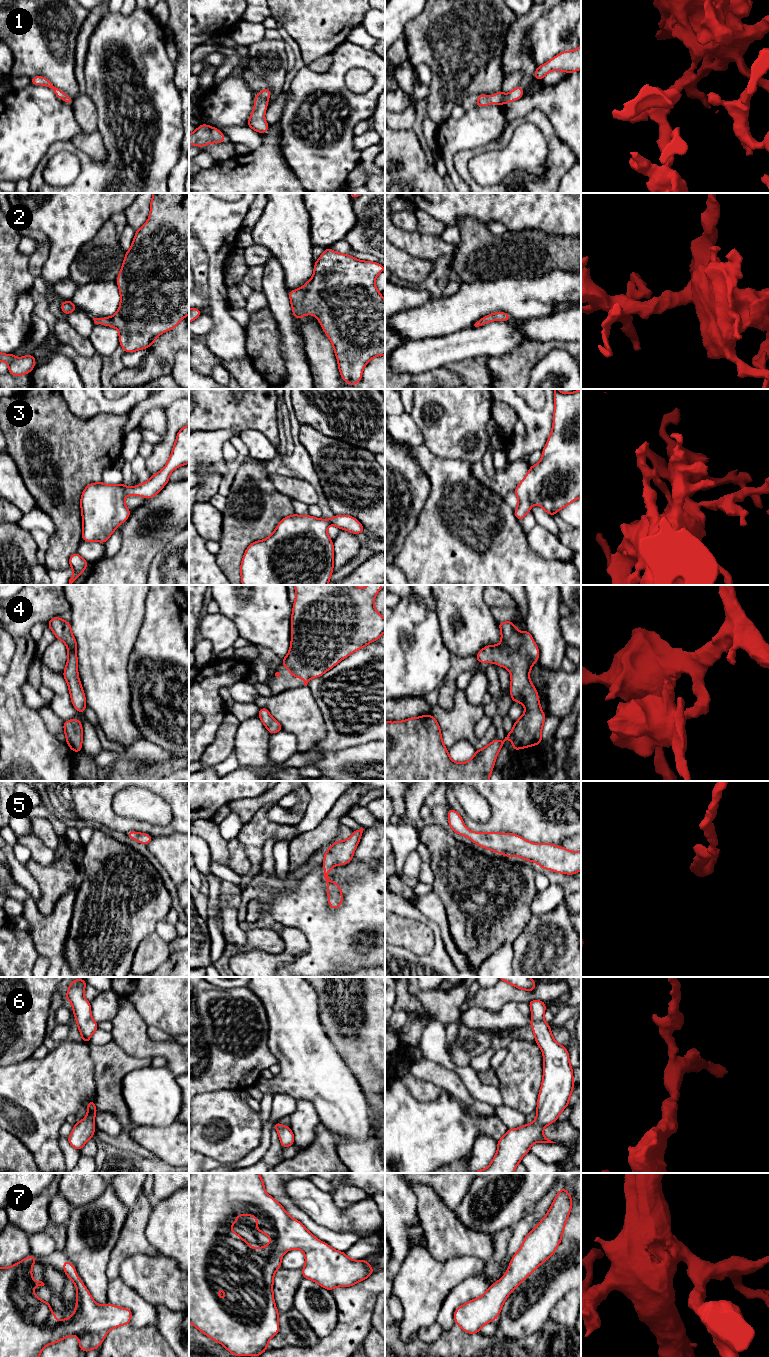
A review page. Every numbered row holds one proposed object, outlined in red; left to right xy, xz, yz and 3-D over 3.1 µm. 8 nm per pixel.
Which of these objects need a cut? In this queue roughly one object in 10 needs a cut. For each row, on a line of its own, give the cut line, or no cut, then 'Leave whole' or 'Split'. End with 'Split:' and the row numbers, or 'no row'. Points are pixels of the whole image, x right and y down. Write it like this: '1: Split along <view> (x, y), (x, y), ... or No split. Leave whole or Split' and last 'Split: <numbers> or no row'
1: No split. Leave whole
2: No split. Leave whole
3: No split. Leave whole
4: No split. Leave whole
5: No split. Leave whole
6: No split. Leave whole
7: No split. Leave whole
Split: no row

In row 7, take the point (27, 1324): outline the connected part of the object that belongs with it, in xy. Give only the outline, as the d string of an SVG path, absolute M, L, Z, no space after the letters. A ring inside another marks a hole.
M30 1255L8 1268L0 1268L0 1357L39 1357L47 1345L71 1336L79 1338L80 1350L86 1353L99 1348L111 1329L130 1324L131 1310L110 1303L104 1306L97 1304L68 1260L64 1260L63 1270L76 1286L77 1306L69 1318L58 1323L50 1302L42 1301L32 1291L34 1287L45 1285L32 1279L32 1266L35 1263L35 1256Z

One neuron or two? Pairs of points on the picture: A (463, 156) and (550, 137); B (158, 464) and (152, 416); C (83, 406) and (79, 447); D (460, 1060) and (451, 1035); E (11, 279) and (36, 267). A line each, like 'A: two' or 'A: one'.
A: one
B: two
C: two
D: two
E: two

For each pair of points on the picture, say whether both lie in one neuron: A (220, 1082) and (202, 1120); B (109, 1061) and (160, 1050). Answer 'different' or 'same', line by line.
A: different
B: different

